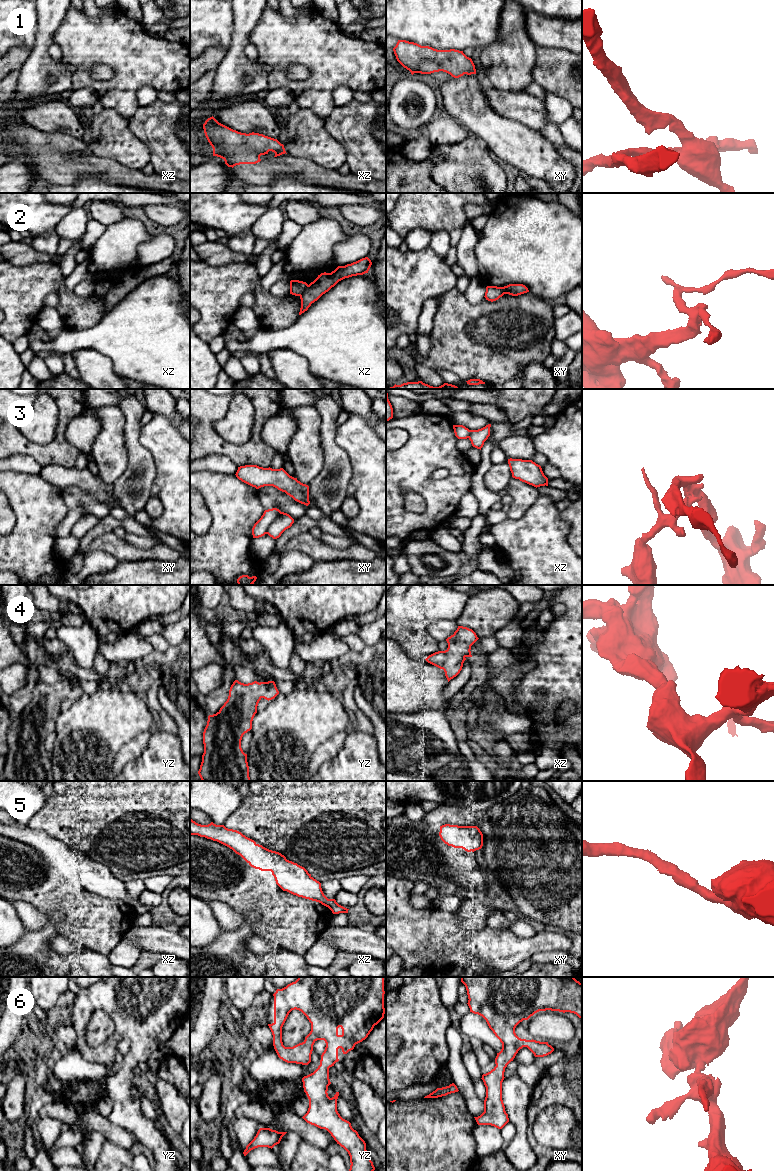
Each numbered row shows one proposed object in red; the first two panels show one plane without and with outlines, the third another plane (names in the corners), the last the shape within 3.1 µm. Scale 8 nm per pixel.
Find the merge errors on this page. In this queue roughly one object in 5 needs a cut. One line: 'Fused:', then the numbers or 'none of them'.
Fused: 2, 3

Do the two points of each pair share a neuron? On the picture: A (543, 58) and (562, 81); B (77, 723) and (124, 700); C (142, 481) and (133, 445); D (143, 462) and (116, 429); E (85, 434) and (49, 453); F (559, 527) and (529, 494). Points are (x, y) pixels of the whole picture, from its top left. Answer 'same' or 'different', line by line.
A: same
B: same
C: same
D: different
E: different
F: different

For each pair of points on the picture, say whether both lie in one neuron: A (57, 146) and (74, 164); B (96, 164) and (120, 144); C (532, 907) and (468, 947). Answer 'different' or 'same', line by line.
A: same
B: different
C: different

